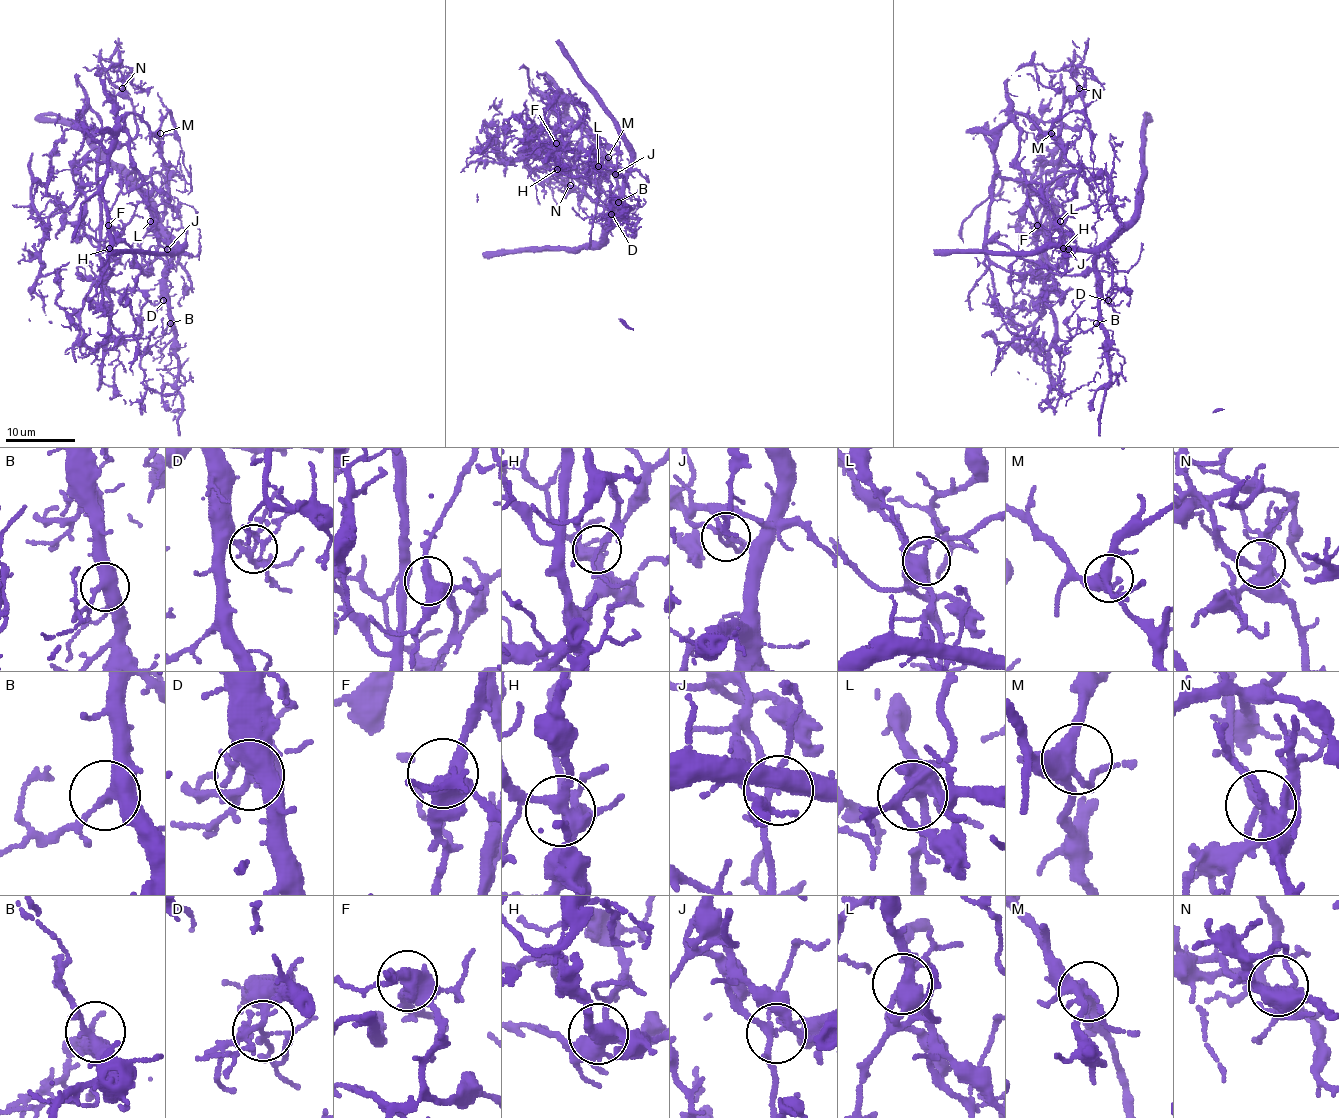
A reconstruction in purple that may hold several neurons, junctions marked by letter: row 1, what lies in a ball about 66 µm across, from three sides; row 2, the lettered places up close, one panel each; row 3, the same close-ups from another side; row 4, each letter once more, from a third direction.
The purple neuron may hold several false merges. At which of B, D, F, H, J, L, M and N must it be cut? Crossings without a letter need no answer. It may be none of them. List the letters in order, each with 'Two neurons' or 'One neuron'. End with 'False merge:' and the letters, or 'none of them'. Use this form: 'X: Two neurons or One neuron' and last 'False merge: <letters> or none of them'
B: One neuron
D: One neuron
F: One neuron
H: One neuron
J: Two neurons
L: Two neurons
M: One neuron
N: One neuron
False merge: J, L

